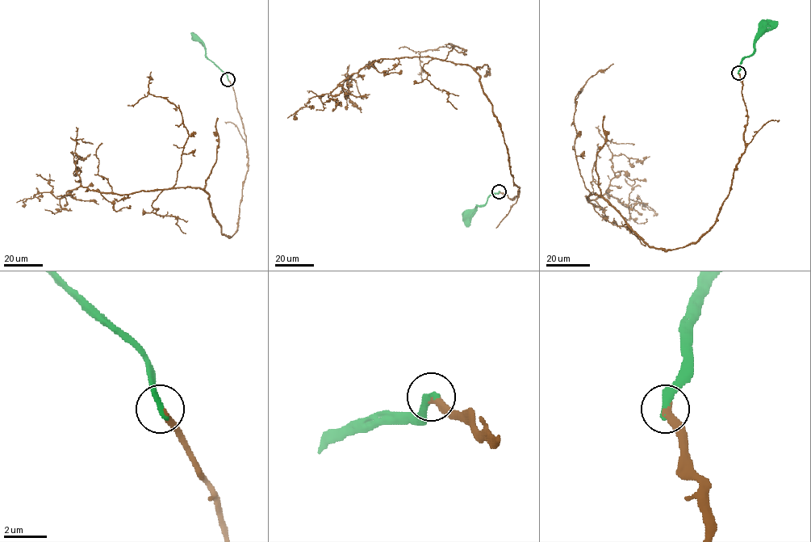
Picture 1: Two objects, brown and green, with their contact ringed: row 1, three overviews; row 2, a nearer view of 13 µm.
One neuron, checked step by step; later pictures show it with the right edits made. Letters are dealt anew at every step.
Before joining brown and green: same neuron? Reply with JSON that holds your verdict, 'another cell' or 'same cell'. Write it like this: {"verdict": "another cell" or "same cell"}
{"verdict": "same cell"}

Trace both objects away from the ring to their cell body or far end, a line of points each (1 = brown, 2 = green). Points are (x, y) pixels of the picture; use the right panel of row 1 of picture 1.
1: (737, 73), (745, 152), (696, 242), (655, 249), (602, 197), (588, 202), (615, 177), (605, 141), (633, 144)
2: (737, 73), (740, 62), (754, 52), (757, 32), (763, 25)

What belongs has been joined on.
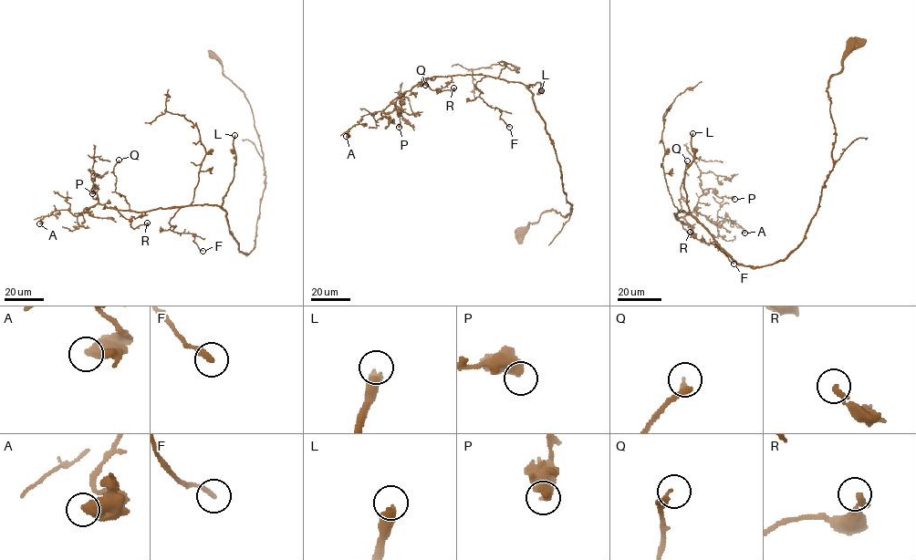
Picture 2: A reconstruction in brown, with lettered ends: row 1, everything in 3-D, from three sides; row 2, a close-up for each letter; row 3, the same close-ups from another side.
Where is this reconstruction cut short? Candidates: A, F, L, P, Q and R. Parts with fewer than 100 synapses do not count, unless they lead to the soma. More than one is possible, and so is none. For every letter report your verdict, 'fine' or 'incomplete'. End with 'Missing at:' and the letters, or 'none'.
A: fine
F: fine
L: incomplete
P: fine
Q: fine
R: fine
Missing at: L

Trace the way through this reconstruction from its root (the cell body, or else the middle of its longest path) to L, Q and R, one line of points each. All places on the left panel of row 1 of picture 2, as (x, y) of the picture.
L: (212, 55), (244, 93), (263, 154), (265, 189), (255, 246), (246, 254), (221, 207), (234, 176), (234, 135)
Q: (212, 55), (244, 93), (263, 154), (255, 248), (239, 250), (216, 205), (131, 212), (115, 191), (119, 160)
R: (212, 55), (244, 93), (261, 145), (255, 246), (241, 252), (212, 204), (153, 209), (130, 226), (147, 222)

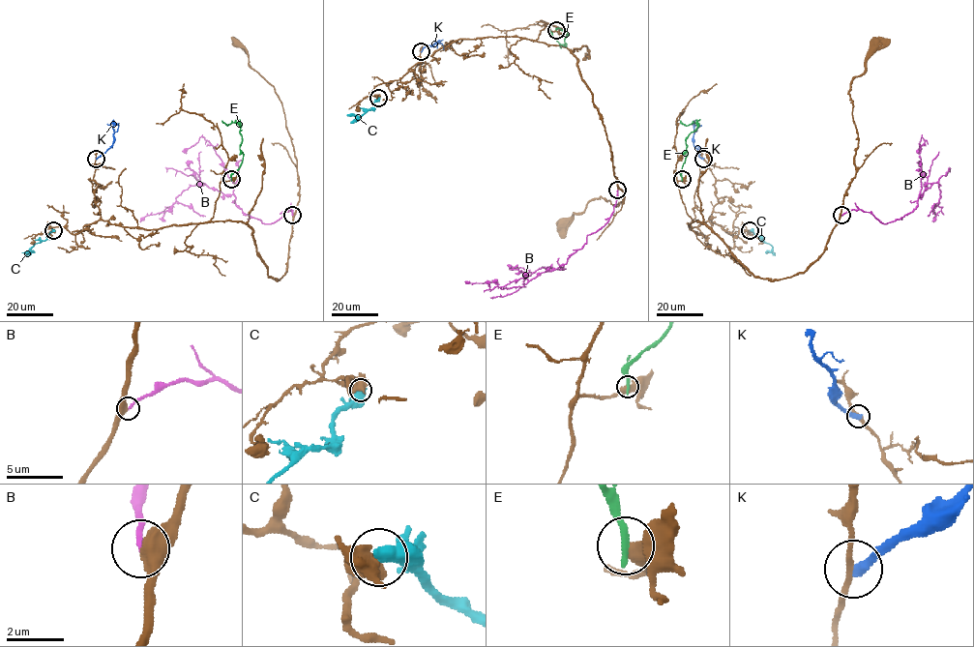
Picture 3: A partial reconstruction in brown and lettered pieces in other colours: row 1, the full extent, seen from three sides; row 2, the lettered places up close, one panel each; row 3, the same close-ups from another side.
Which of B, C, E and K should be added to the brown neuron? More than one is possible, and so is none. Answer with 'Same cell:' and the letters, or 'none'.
Same cell: B

